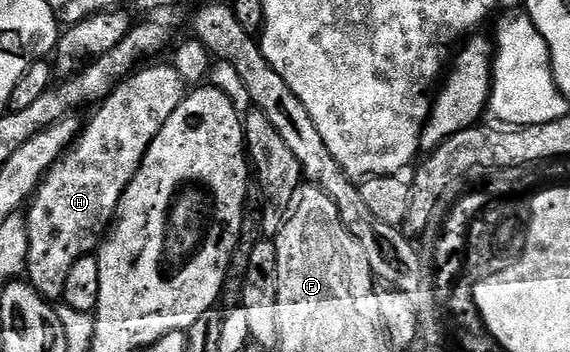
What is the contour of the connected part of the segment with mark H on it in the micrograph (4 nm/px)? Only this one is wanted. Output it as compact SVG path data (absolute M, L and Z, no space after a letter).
M169 63L154 64L151 68L146 67L147 66L139 67L133 74L127 76L105 100L97 105L96 111L98 111L98 113L91 118L90 124L88 120L88 123L83 127L78 139L74 141L65 157L56 161L56 163L50 167L50 171L42 177L42 182L38 185L37 192L35 192L28 201L28 207L25 209L24 215L26 217L27 234L30 241L28 242L28 254L24 276L30 285L40 293L45 300L51 302L61 301L62 295L64 294L64 282L68 282L68 273L72 271L72 266L76 262L80 262L80 258L91 255L91 253L101 245L104 239L104 233L111 227L112 221L117 213L118 203L124 194L124 190L130 185L132 178L140 170L144 154L148 154L148 146L152 146L152 142L156 138L156 134L160 134L164 122L168 122L168 118L172 118L174 111L182 105L183 100L185 100L188 95L188 85L182 81L180 74L176 74L176 70Z

